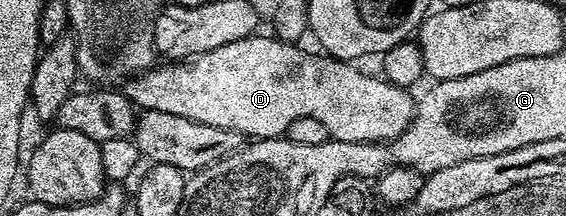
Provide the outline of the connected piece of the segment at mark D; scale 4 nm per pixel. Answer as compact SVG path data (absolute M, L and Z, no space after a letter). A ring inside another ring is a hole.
M252 35L245 39L237 39L237 43L225 43L225 47L217 47L213 51L203 53L199 57L190 58L186 63L163 63L165 65L152 67L146 72L139 73L126 82L125 92L130 99L132 105L140 110L152 109L153 111L165 111L168 115L181 115L181 119L193 119L197 123L209 123L209 127L221 127L225 131L233 131L242 135L247 139L266 139L268 137L283 137L287 128L291 126L297 119L313 119L319 120L325 127L325 131L329 131L332 139L344 141L345 143L390 143L395 138L402 135L411 125L411 120L415 118L416 98L408 92L408 90L397 87L393 83L389 83L382 76L374 77L371 73L362 73L355 63L346 61L336 61L334 57L326 55L318 55L314 57L311 53L299 49L298 44L290 41L281 41L274 35L268 37L259 37L260 35Z

